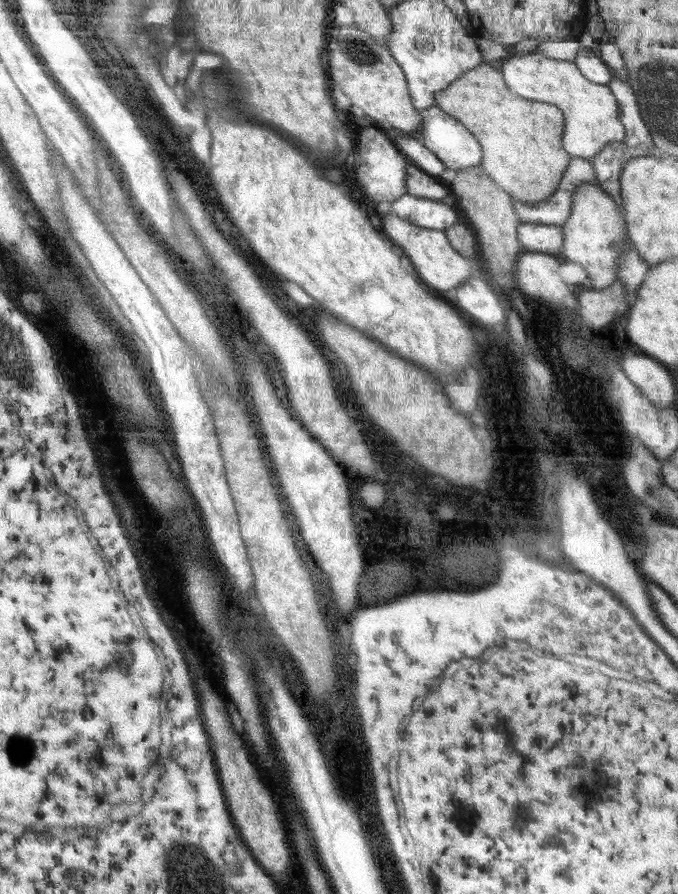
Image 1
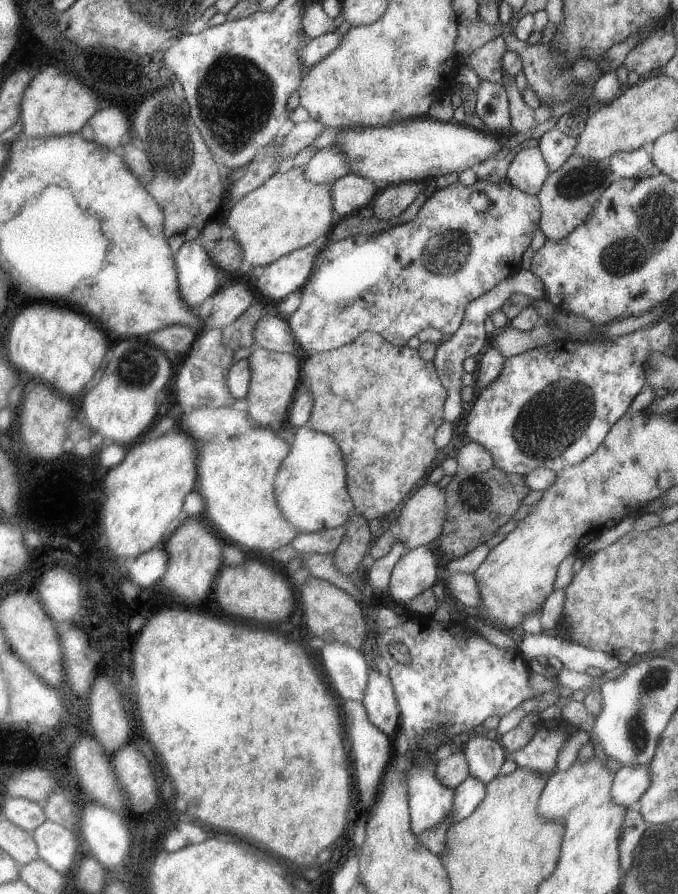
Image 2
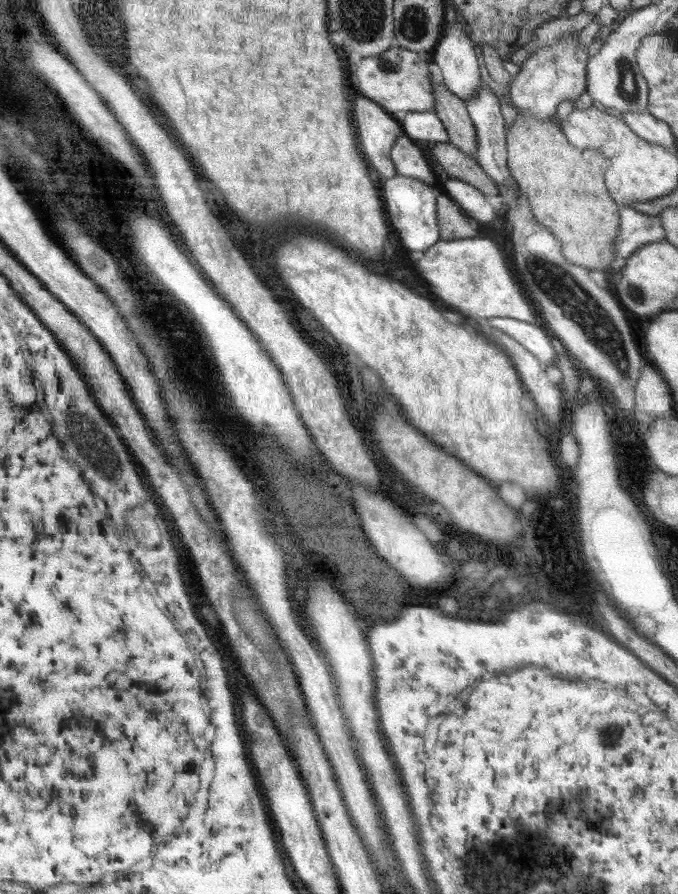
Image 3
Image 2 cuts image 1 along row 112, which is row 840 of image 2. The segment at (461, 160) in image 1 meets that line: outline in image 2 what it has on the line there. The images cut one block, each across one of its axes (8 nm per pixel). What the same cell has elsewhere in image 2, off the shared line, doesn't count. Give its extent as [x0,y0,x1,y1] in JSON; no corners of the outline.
[419,777,486,857]

